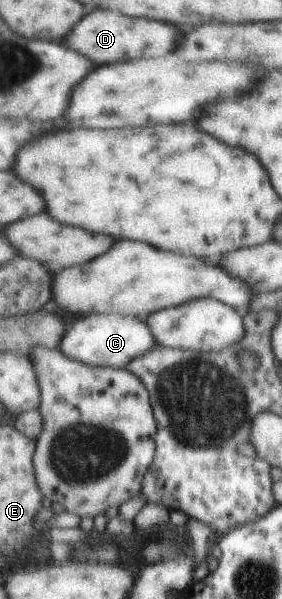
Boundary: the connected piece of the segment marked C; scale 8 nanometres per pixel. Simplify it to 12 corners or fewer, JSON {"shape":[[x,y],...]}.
{"shape":[[90,314],[58,350],[89,366],[128,367],[157,339],[140,315]]}

